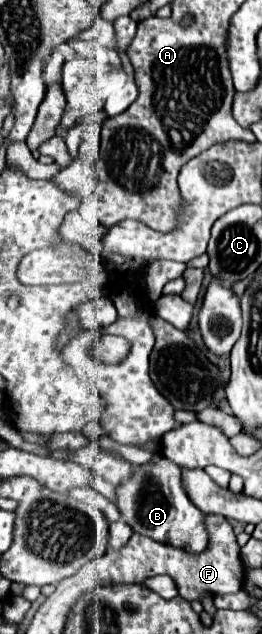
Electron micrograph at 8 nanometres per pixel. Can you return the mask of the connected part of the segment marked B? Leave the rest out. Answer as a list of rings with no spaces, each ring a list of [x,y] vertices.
[[[155,454],[153,462],[133,466],[133,476],[117,488],[117,508],[133,532],[153,538],[161,544],[201,554],[209,546],[209,532],[205,528],[205,514],[193,506],[181,484],[181,468],[169,462],[163,454]]]

